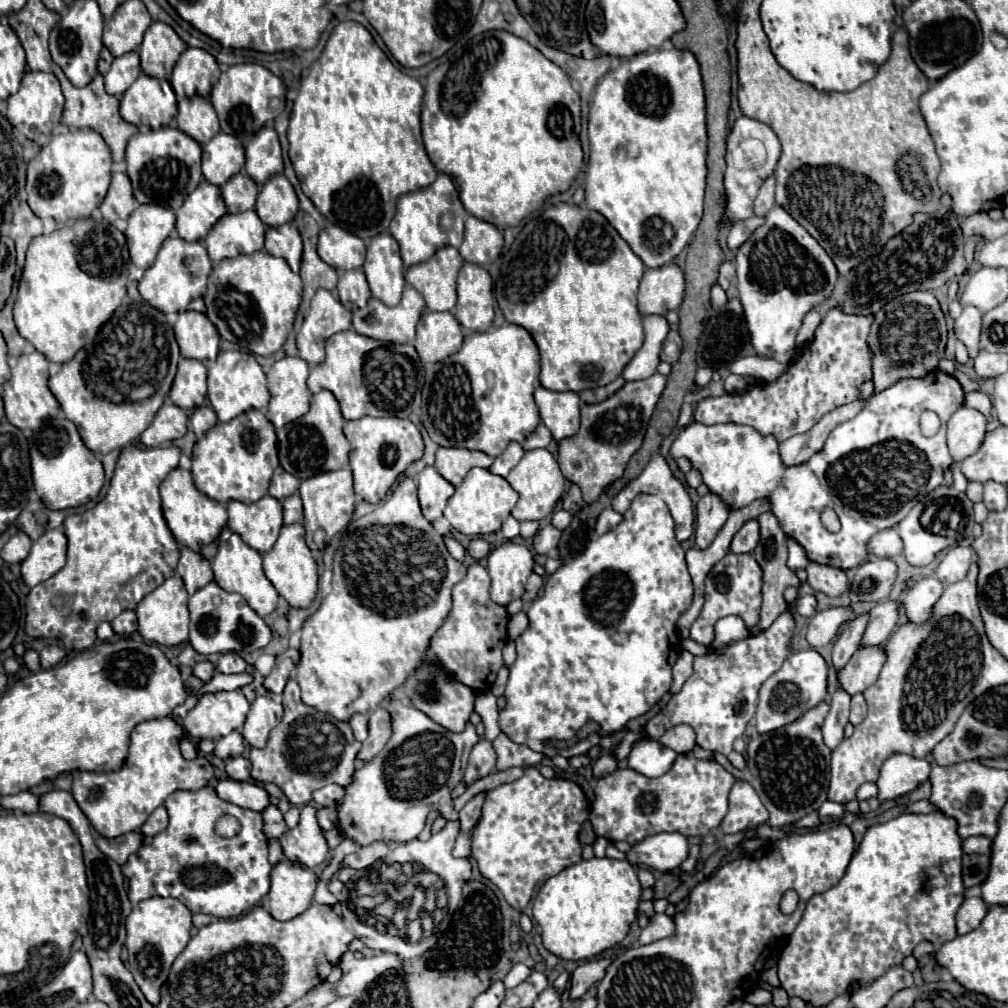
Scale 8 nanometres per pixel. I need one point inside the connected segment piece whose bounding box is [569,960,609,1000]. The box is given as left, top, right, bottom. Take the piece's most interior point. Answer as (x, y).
(586, 975)

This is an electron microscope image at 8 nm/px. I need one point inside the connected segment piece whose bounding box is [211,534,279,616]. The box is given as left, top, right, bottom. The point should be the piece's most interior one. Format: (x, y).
(237, 567)

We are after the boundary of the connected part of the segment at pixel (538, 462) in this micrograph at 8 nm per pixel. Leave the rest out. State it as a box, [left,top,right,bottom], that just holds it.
[507,448,565,522]

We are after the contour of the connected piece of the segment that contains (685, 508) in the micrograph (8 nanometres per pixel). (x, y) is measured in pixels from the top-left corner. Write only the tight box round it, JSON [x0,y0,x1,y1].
[611,454,695,542]

